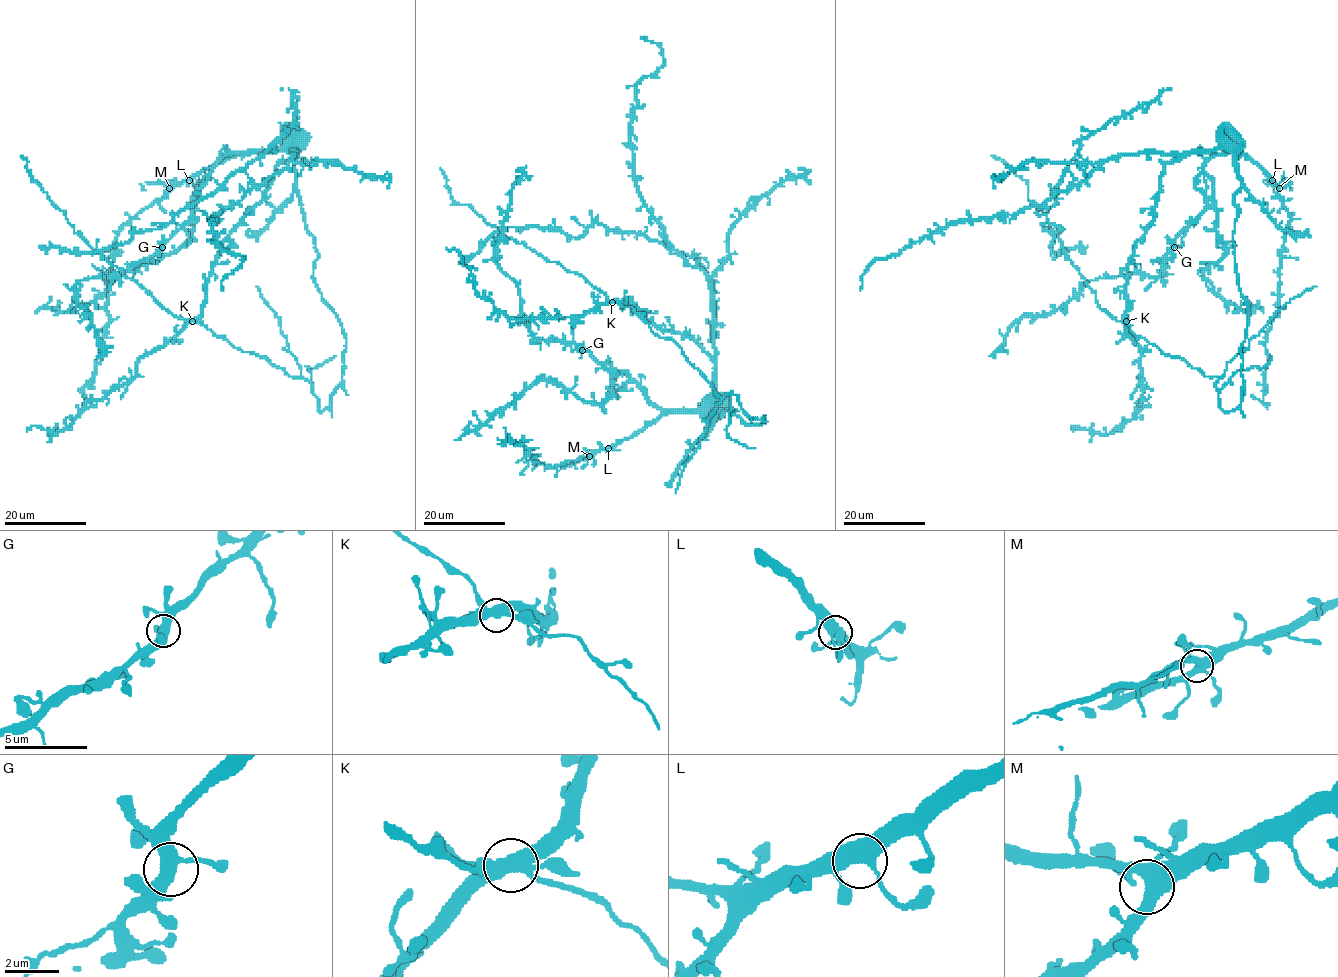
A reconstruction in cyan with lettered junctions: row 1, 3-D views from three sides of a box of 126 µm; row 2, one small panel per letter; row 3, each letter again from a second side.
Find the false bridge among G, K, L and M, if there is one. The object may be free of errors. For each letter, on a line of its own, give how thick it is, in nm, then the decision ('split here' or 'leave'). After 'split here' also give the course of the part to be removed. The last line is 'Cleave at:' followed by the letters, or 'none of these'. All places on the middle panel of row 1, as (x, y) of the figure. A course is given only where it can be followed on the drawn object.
G: 400 nm thick; leave
K: 440 nm thick; leave
L: 440 nm thick; leave
M: 440 nm thick; leave
Cleave at: none of these

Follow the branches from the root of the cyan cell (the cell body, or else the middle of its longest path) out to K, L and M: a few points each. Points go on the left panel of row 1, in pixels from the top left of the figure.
K: (293, 151), (289, 159), (277, 165), (266, 195), (222, 244), (221, 254), (205, 286), (203, 310), (192, 321)
L: (293, 151), (289, 148), (243, 151), (199, 171), (189, 180)
M: (293, 151), (289, 148), (243, 151), (169, 188)

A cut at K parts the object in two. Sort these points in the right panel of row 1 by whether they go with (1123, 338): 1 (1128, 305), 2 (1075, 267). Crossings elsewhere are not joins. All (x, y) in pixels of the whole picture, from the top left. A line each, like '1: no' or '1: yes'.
1: yes
2: no

